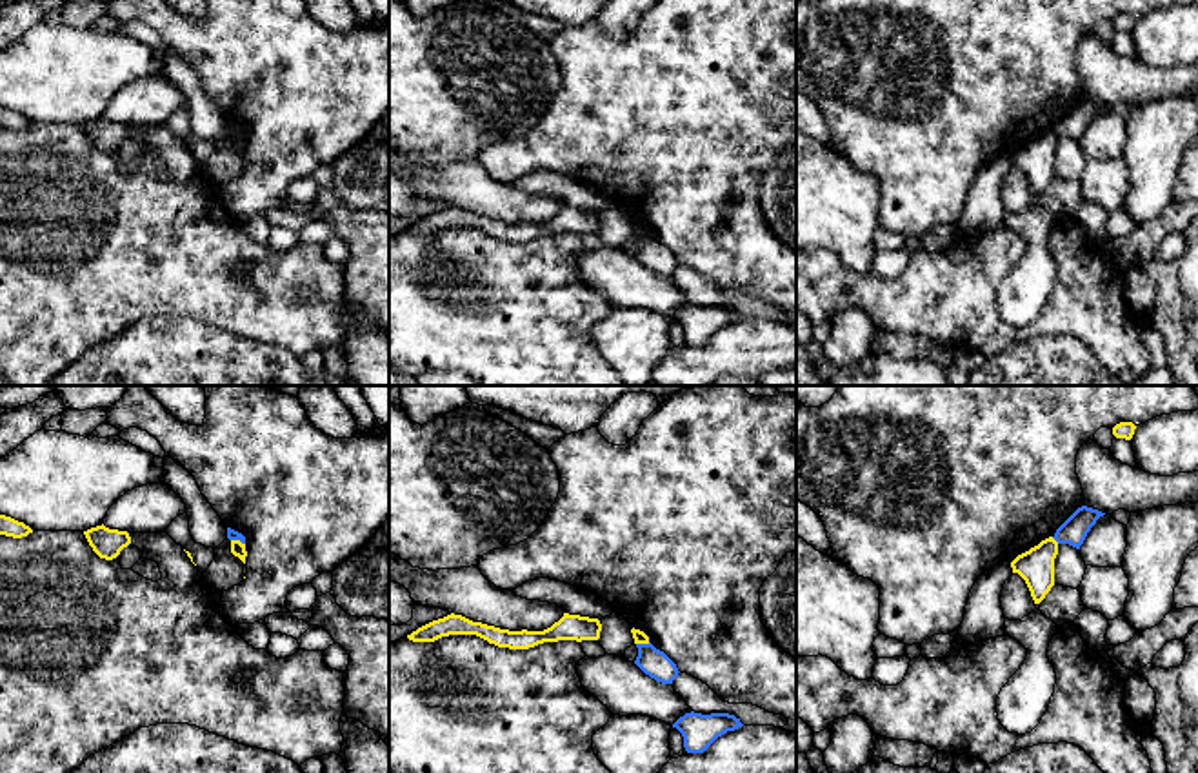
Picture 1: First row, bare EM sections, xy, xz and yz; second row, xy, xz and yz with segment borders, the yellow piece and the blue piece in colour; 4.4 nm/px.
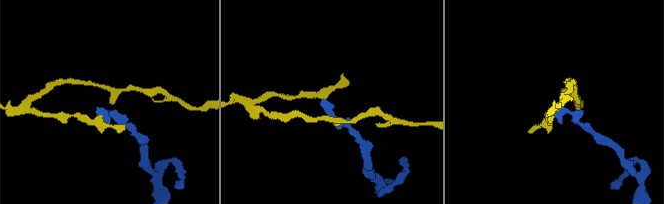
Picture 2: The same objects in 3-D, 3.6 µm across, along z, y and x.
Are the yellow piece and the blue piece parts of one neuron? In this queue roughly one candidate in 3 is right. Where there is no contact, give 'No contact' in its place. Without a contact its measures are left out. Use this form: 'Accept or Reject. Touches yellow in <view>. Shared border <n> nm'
Reject. Touches yellow in xz. Shared border 60 nm

